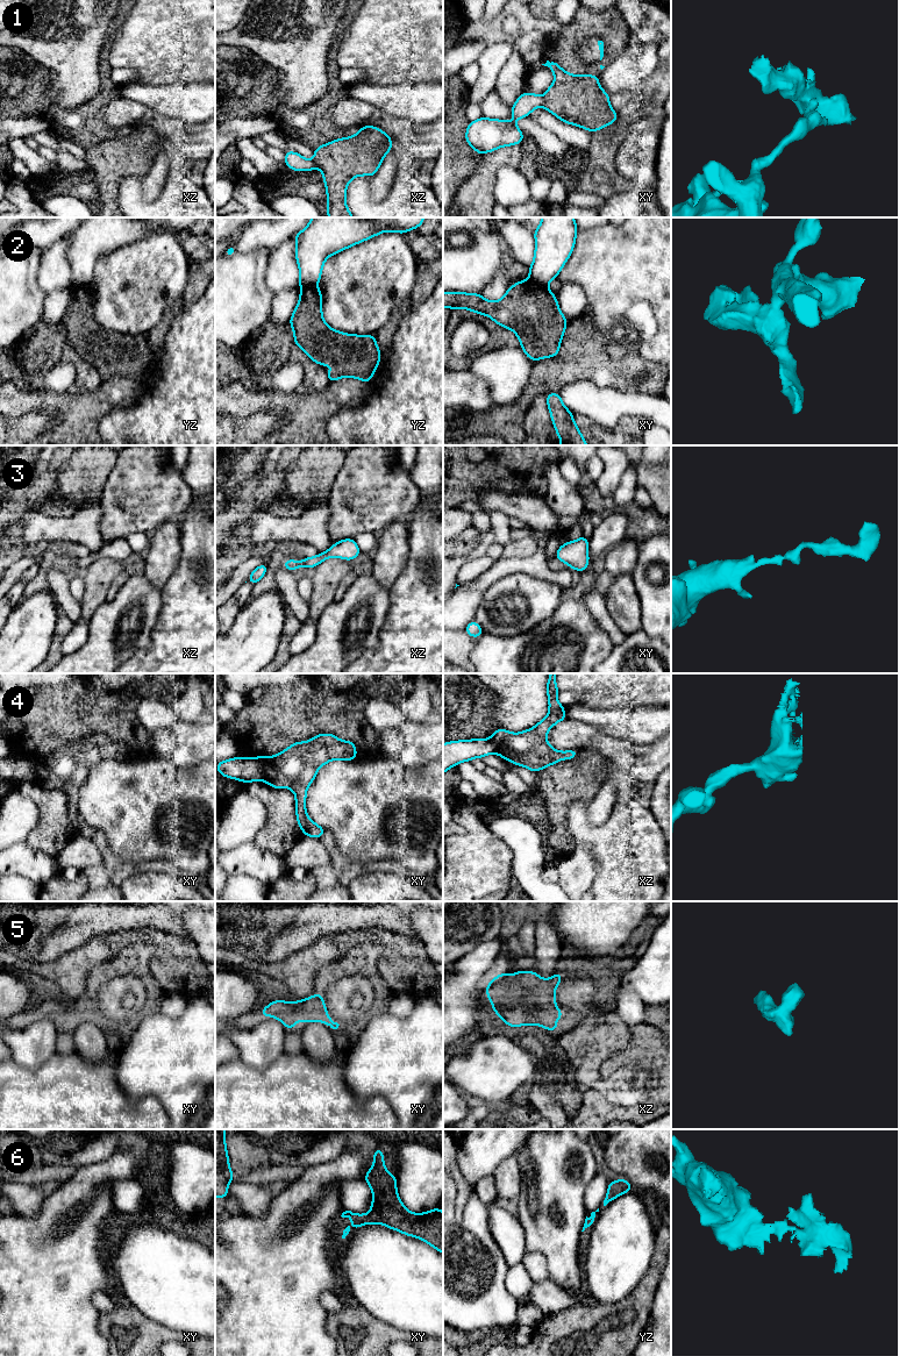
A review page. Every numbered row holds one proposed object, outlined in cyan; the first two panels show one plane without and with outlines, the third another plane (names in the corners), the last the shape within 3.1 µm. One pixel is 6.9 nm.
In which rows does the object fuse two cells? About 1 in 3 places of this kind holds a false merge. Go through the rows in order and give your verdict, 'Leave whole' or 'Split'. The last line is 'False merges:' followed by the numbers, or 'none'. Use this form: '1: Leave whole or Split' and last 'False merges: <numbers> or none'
1: Split
2: Split
3: Leave whole
4: Split
5: Leave whole
6: Leave whole
False merges: 1, 2, 4

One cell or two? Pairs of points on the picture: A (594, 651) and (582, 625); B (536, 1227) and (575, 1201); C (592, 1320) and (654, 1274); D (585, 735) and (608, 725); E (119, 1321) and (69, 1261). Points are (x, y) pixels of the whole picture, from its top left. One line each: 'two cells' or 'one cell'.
A: one cell
B: one cell
C: one cell
D: two cells
E: two cells

